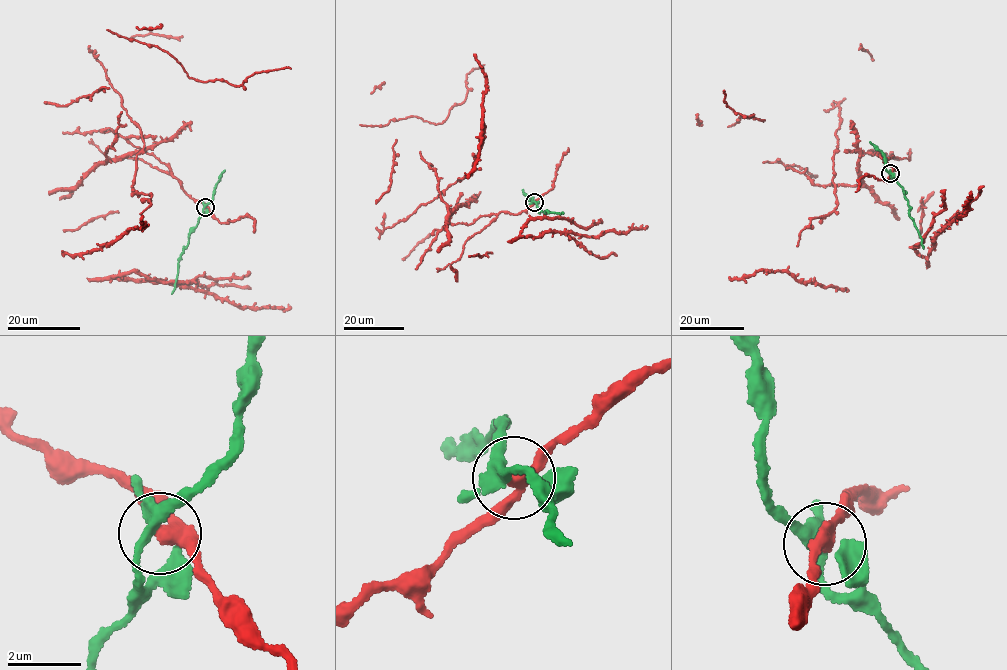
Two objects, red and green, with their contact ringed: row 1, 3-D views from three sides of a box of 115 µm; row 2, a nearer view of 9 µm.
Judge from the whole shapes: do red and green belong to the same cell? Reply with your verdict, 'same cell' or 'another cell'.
another cell

